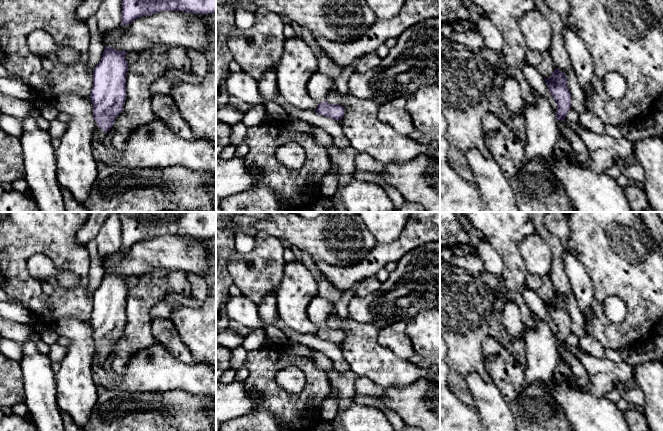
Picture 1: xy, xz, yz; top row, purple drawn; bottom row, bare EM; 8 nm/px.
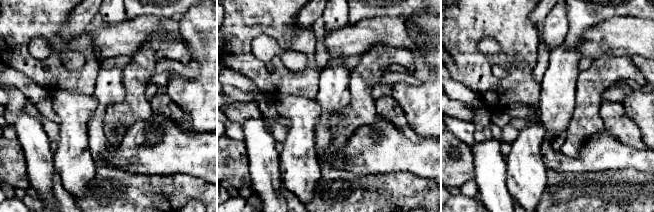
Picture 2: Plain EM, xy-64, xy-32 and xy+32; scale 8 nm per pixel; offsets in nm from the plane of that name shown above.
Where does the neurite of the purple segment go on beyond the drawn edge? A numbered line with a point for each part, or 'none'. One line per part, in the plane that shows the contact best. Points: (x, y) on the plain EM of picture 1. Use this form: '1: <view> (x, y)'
1: xy (98, 357)

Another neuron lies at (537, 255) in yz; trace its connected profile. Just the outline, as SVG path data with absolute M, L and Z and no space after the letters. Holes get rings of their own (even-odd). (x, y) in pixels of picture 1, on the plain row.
M539 234L526 236L519 243L519 250L529 274L541 278L549 275L552 267L552 251Z

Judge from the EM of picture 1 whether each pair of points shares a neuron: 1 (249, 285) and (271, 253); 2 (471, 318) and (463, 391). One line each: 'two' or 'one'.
1: one
2: one

